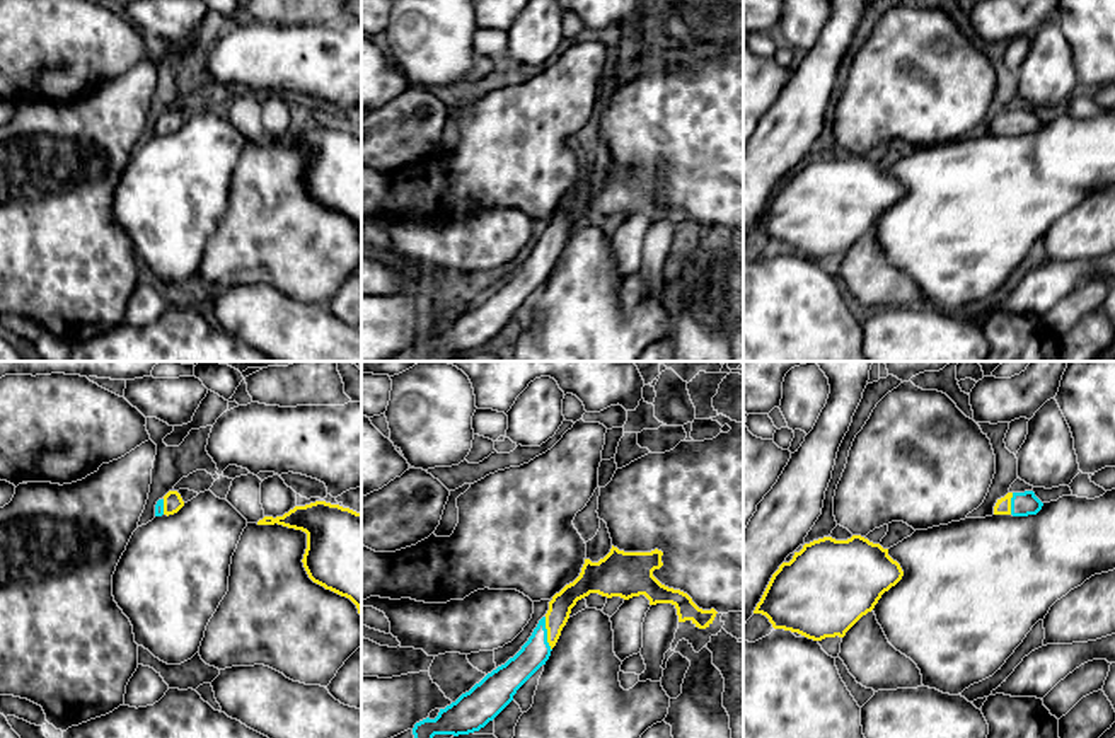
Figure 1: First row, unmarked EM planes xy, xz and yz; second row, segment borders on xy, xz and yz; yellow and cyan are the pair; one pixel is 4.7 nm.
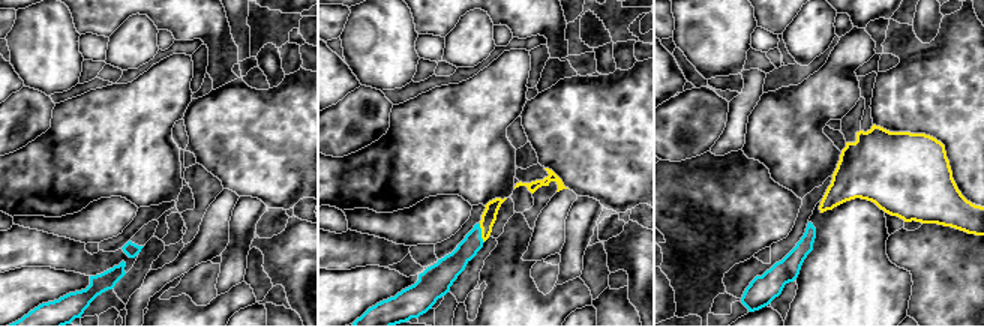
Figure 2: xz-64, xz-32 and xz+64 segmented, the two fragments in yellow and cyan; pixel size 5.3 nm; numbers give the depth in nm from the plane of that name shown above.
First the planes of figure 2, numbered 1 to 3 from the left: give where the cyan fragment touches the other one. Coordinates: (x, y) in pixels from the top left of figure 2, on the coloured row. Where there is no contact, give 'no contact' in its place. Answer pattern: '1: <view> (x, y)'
1: no contact
2: xz-32 (482, 233)
3: no contact

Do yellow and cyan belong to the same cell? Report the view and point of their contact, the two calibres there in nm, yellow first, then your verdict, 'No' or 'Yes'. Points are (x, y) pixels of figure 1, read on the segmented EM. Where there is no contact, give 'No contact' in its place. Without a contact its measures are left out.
Touches yellow at xz (548, 634). Thickness 110 nm (yellow) against 140 nm. Yes

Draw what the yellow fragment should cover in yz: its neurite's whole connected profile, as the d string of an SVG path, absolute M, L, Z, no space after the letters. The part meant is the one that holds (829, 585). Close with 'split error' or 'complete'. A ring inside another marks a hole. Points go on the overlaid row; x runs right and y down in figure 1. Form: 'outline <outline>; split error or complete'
outline M861 535L805 544L772 574L754 614L808 639L844 637L904 576L888 549Z; complete

